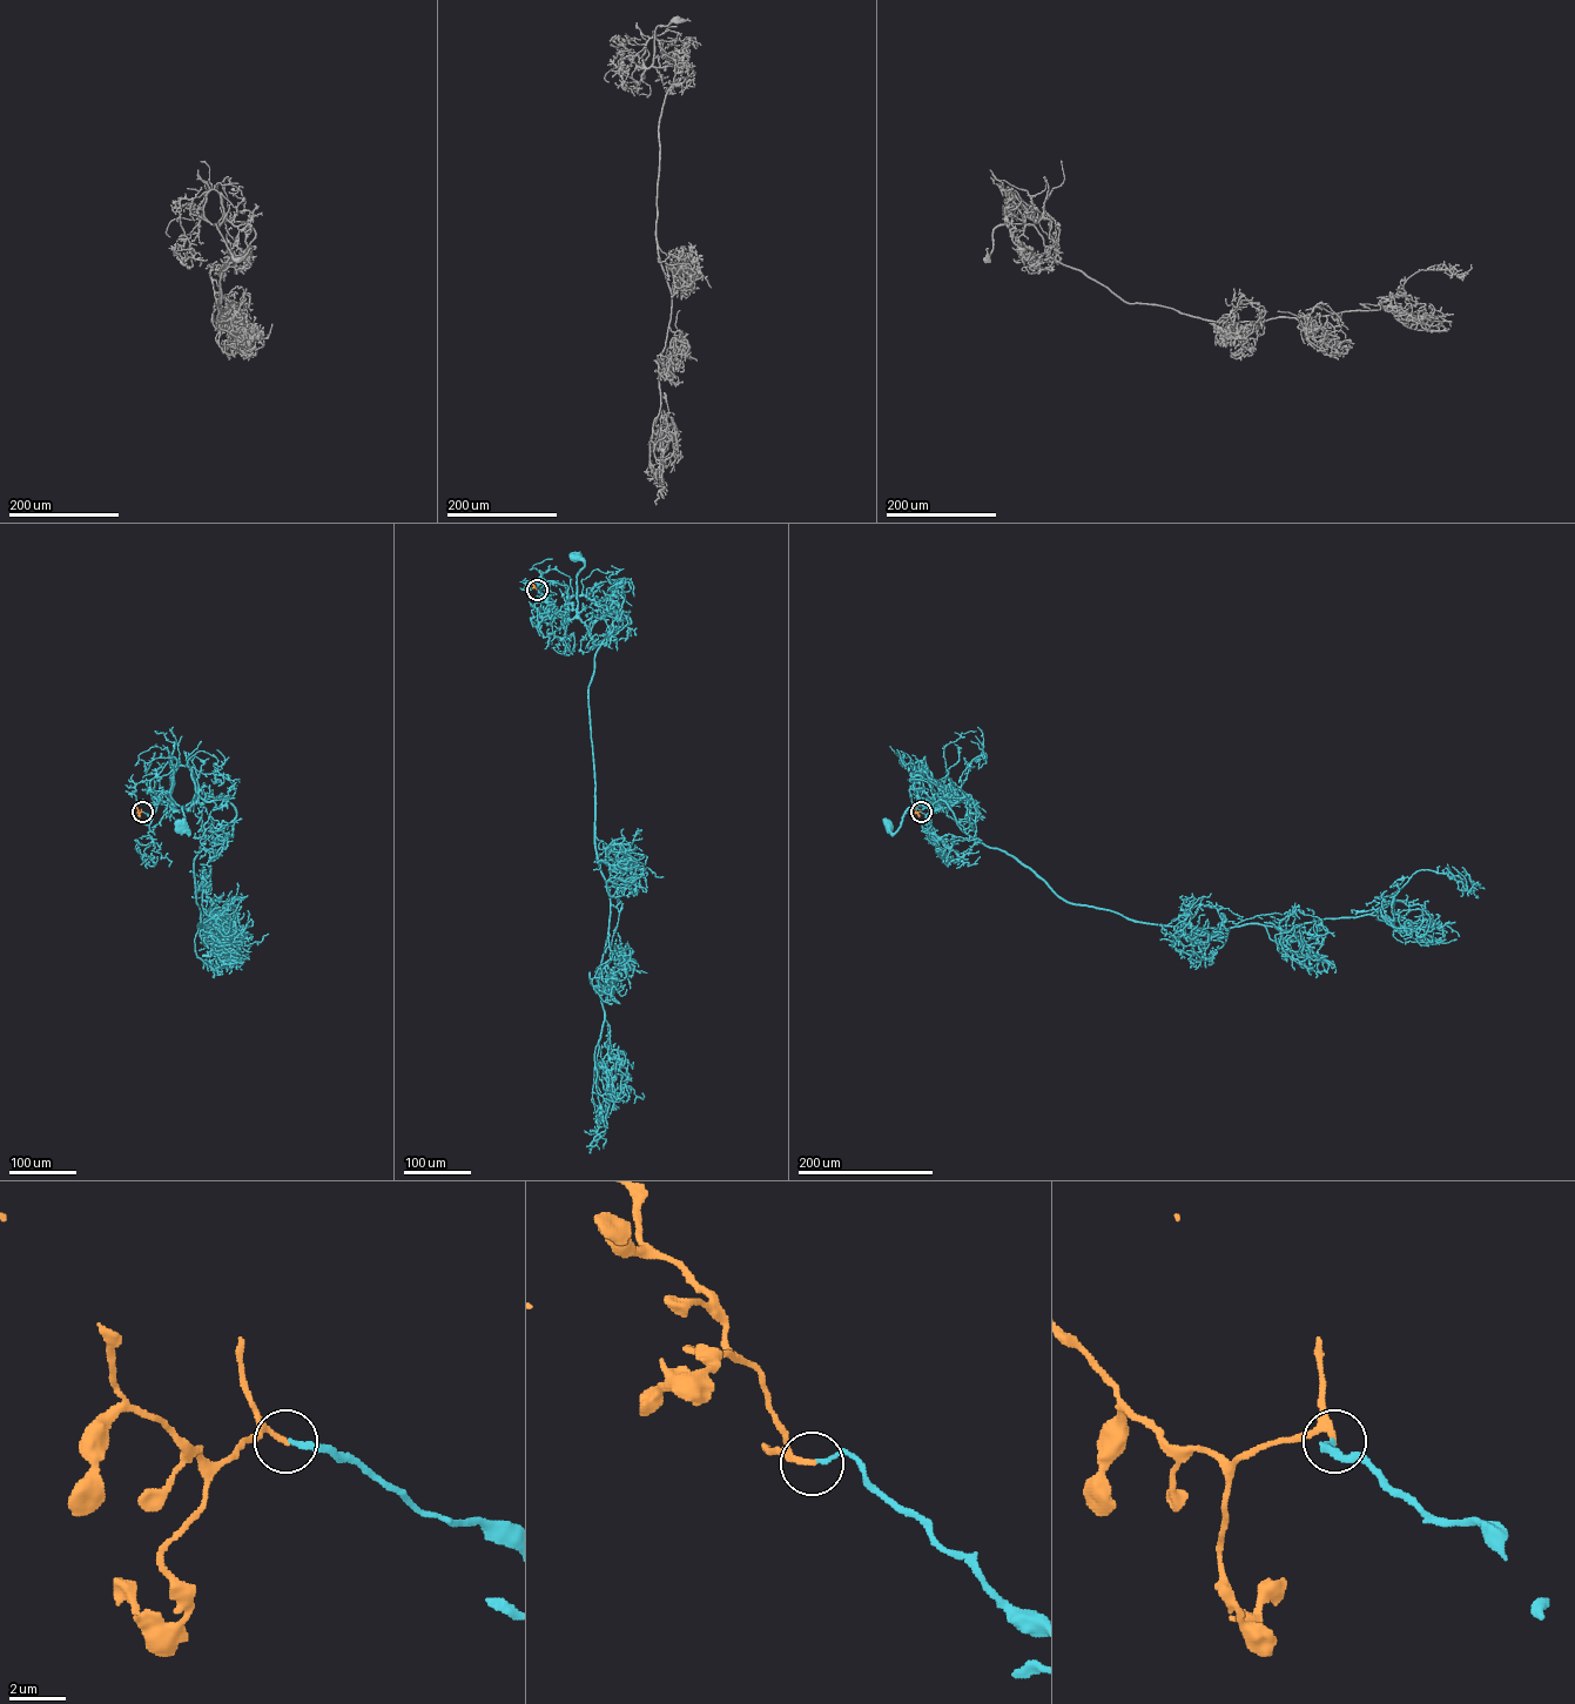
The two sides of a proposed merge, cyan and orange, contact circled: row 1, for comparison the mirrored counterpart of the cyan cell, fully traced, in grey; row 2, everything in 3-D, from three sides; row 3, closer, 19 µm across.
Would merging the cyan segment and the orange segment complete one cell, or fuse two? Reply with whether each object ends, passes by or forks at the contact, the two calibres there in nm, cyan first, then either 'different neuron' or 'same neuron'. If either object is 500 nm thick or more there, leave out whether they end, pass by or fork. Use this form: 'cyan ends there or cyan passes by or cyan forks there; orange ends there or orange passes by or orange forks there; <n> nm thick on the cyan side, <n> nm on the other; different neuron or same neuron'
cyan ends there; orange ends there; 150 nm thick on the cyan side, 200 nm on the other; same neuron

